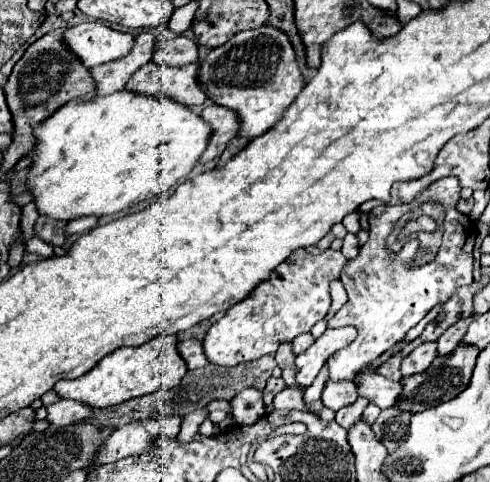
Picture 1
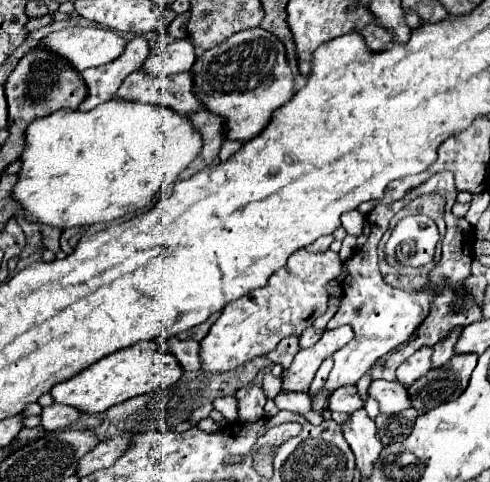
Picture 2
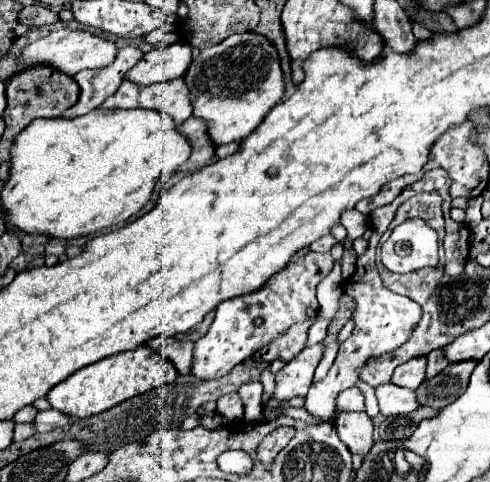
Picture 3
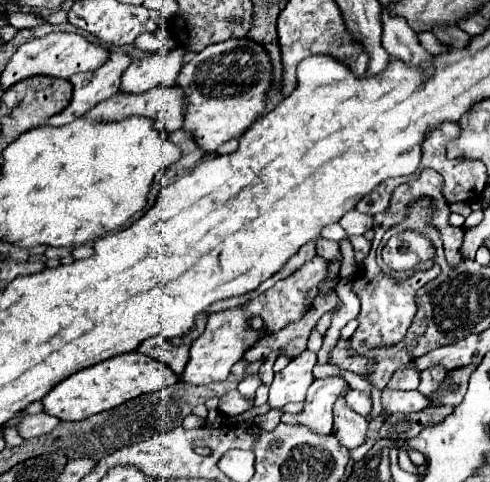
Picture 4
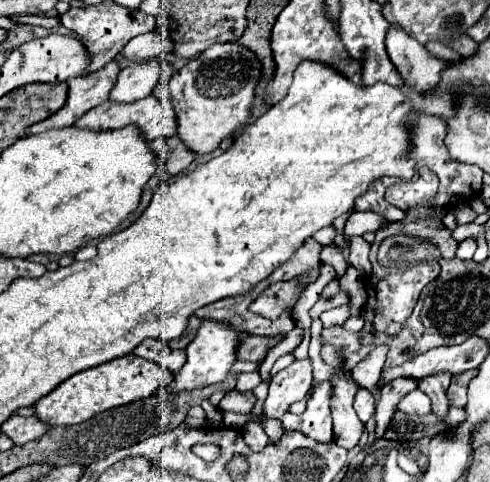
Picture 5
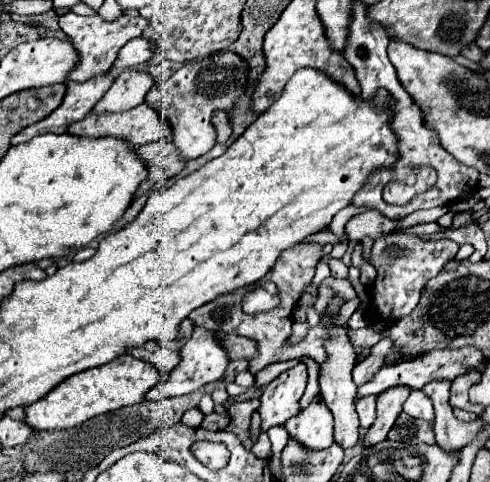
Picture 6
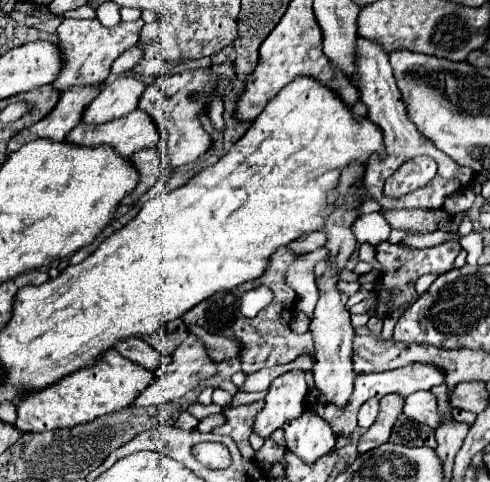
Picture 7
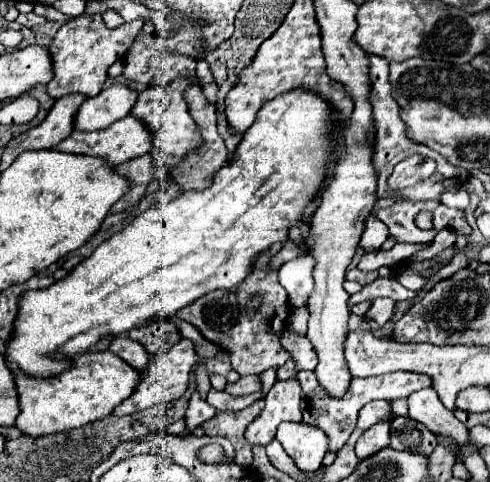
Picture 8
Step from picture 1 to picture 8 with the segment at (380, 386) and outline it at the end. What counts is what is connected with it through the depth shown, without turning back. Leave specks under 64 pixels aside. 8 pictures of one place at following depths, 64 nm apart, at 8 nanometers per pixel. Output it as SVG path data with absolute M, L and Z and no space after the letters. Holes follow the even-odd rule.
M434 388L412 392L412 396L408 396L408 406L410 406L410 418L430 428L430 432L450 436L460 446L472 444L470 430L454 416L452 410L444 408Z

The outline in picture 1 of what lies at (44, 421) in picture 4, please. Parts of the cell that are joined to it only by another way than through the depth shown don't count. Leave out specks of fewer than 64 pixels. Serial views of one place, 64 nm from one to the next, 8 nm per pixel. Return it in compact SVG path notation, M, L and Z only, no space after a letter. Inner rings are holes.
M58 400L56 404L50 404L46 410L48 410L46 422L56 428L70 426L92 414L92 408L84 408L84 404L76 404L74 400Z

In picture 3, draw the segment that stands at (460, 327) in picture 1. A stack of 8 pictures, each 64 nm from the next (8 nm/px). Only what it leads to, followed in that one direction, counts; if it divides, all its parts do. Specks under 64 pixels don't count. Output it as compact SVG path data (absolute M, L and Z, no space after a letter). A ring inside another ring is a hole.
M440 350L430 352L430 354L428 354L428 364L426 364L426 378L424 378L424 382L432 380L432 378L434 378L436 374L440 374L446 366L448 366L448 362L444 360L444 356L440 356Z

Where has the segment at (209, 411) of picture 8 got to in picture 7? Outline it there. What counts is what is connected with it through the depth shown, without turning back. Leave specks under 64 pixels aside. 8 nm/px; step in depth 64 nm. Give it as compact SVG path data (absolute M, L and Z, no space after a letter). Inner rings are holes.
M194 402L194 404L190 404L190 406L188 406L188 412L190 412L194 418L198 418L198 420L204 420L206 416L212 416L212 414L218 414L218 412L222 412L222 408L216 404L204 406L204 404L200 404L200 402Z

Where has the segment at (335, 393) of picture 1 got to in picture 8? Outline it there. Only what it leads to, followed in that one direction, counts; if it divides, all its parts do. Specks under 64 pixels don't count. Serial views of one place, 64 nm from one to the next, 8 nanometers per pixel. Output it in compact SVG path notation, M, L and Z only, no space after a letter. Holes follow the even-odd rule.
M374 400L372 404L366 404L362 410L360 410L360 416L358 416L358 428L360 430L368 430L370 426L382 422L382 420L390 420L392 418L392 410L390 410L390 404L384 402L384 400Z

